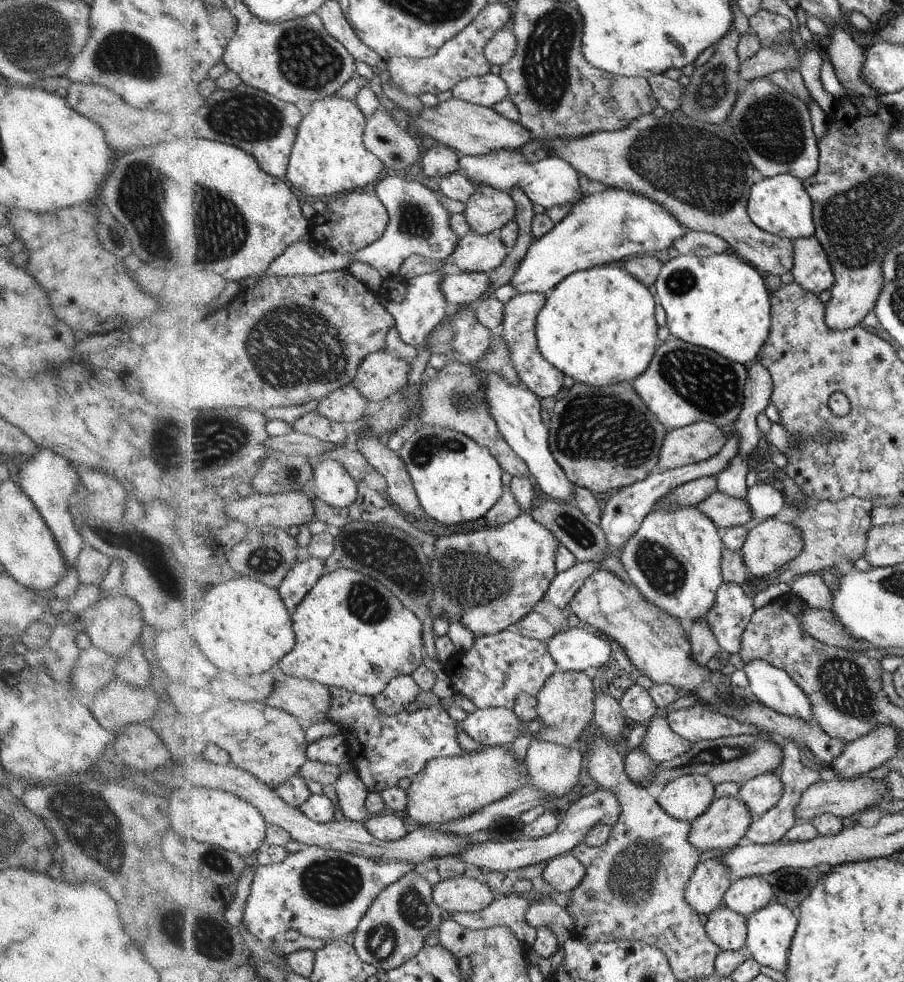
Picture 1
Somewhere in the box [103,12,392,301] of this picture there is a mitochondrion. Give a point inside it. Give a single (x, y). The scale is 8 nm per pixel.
(306, 59)

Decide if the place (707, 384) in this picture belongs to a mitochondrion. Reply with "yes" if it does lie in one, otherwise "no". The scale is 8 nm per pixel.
yes

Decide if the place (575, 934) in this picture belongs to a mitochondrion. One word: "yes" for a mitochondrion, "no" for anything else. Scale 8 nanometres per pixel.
no

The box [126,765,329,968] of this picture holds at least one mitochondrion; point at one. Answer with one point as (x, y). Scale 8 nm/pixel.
(211, 935)

